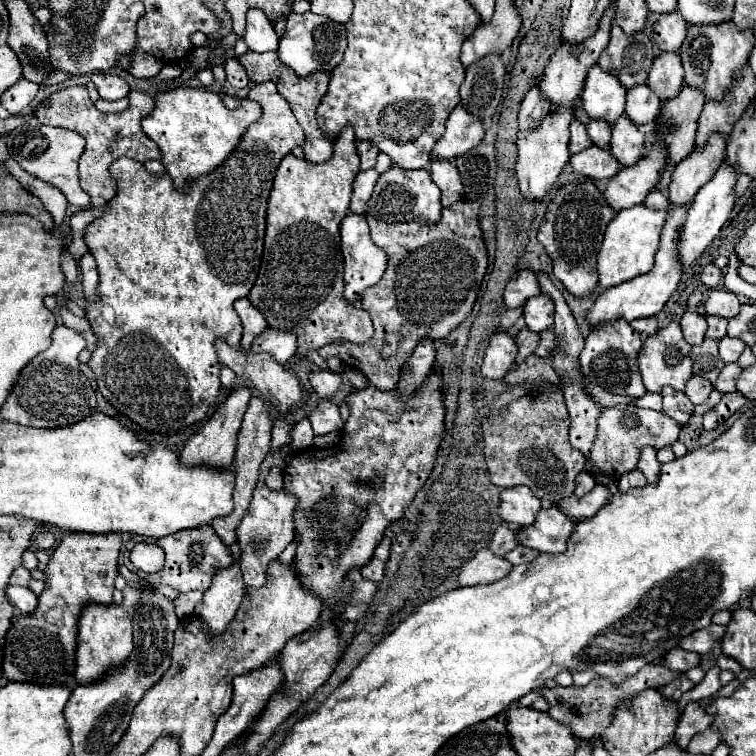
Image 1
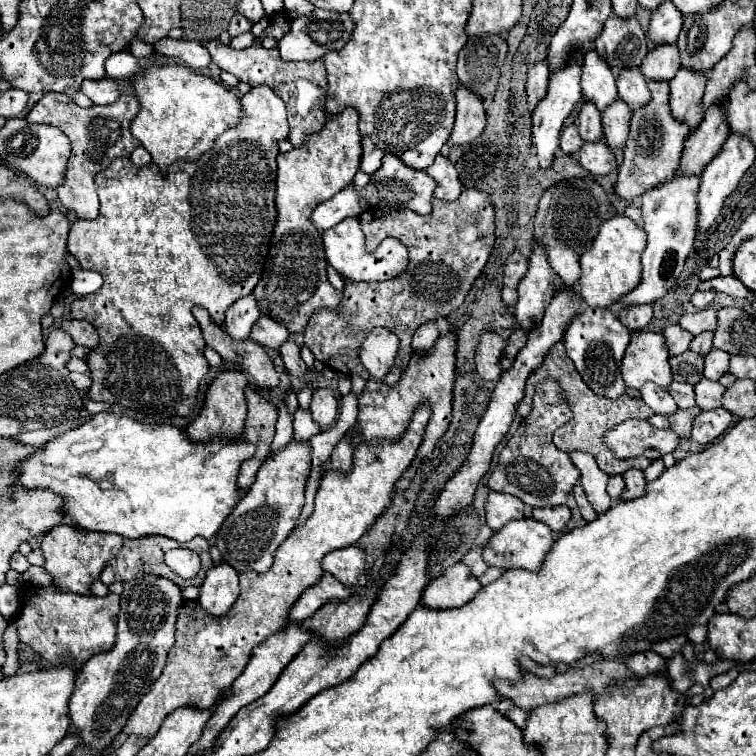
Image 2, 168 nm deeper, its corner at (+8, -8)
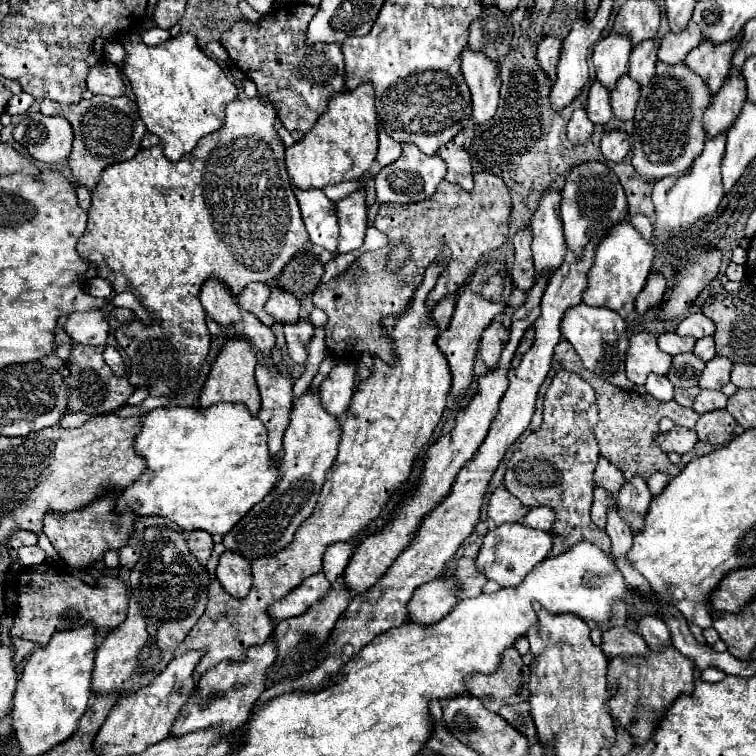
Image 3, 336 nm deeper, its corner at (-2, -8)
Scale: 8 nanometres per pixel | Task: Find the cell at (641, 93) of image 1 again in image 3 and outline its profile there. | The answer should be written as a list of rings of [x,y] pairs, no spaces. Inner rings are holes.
[[[646,39],[644,43],[638,43],[630,53],[630,71],[628,75],[636,79],[640,85],[648,85],[654,77],[656,67],[656,51],[658,51],[658,39]]]

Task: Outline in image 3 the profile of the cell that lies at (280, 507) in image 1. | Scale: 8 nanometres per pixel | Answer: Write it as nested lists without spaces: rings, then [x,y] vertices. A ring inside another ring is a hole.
[[[308,389],[302,397],[294,399],[290,411],[290,425],[284,433],[284,449],[280,457],[282,479],[278,485],[240,519],[240,523],[224,535],[224,547],[236,551],[250,561],[282,551],[292,543],[292,537],[302,521],[306,521],[318,501],[318,493],[324,483],[326,471],[332,467],[340,445],[340,423],[334,415],[328,415],[320,403],[320,393]]]

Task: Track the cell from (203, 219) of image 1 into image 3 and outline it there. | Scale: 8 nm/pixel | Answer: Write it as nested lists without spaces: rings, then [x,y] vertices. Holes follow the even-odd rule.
[[[254,97],[254,99],[234,99],[232,103],[228,103],[226,111],[224,111],[224,125],[220,127],[220,131],[212,133],[212,135],[206,135],[204,139],[200,139],[200,143],[192,149],[192,153],[184,155],[184,159],[172,163],[164,157],[162,153],[162,147],[160,145],[154,145],[150,149],[140,149],[136,153],[136,157],[132,157],[130,161],[122,161],[122,163],[116,163],[112,167],[106,167],[102,171],[102,177],[100,177],[100,183],[96,185],[96,189],[92,191],[92,203],[90,203],[90,209],[88,209],[88,227],[86,227],[86,233],[80,237],[78,241],[78,253],[88,259],[96,269],[98,269],[98,275],[108,279],[112,285],[114,285],[114,291],[116,293],[124,293],[124,291],[130,291],[130,293],[136,293],[138,299],[144,301],[144,307],[148,309],[148,313],[152,315],[154,323],[150,327],[144,327],[138,319],[134,319],[132,323],[128,325],[122,325],[118,331],[116,331],[116,341],[120,343],[120,347],[126,351],[130,363],[128,363],[128,375],[130,375],[130,383],[134,387],[142,387],[142,385],[148,385],[150,387],[150,395],[170,395],[172,389],[176,389],[180,385],[182,379],[194,379],[196,377],[196,371],[200,369],[202,361],[206,359],[208,355],[208,347],[210,347],[210,331],[206,327],[206,313],[202,309],[202,303],[198,299],[200,295],[200,287],[206,279],[210,277],[218,277],[222,279],[228,289],[238,295],[248,283],[252,281],[272,281],[278,277],[278,273],[284,269],[284,265],[306,245],[308,241],[308,233],[304,229],[304,223],[300,219],[300,207],[296,203],[296,195],[292,191],[292,185],[290,185],[290,177],[288,177],[288,171],[286,171],[286,165],[284,165],[284,143],[280,141],[280,135],[276,133],[274,129],[274,119],[276,119],[278,111],[276,107],[272,105],[270,99],[260,99],[260,97]]]

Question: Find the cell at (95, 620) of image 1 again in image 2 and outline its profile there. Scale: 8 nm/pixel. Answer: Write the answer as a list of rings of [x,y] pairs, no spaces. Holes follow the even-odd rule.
[[[54,587],[24,589],[22,611],[16,619],[20,641],[30,645],[52,665],[84,665],[92,655],[110,651],[116,643],[116,615],[120,609],[120,597],[108,593],[108,597],[76,595],[56,591]]]

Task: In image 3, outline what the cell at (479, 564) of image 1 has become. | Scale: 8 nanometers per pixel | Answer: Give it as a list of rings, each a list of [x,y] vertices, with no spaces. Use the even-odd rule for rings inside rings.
[[[438,577],[418,587],[408,601],[408,621],[432,625],[446,617],[458,603],[458,587],[450,577]]]

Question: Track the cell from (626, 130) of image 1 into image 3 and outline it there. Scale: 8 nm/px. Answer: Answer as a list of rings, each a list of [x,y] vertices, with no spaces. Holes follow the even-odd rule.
[[[630,75],[620,77],[620,83],[616,83],[616,87],[610,91],[610,105],[614,115],[620,121],[632,119],[638,97],[640,97],[640,85]]]

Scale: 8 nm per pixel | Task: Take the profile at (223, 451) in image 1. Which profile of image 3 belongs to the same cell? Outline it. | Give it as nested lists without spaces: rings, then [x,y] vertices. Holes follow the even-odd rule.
[[[228,339],[218,357],[212,363],[212,369],[206,377],[206,383],[200,391],[200,407],[210,407],[216,401],[232,401],[232,403],[244,403],[252,413],[258,413],[260,409],[260,393],[256,387],[256,379],[254,379],[254,367],[256,367],[258,359],[256,353],[252,351],[250,343],[246,339]]]

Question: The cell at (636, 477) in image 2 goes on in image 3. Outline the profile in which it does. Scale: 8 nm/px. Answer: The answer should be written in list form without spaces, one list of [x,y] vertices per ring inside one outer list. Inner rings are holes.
[[[638,475],[620,489],[620,493],[618,493],[620,517],[624,519],[624,523],[628,523],[628,527],[634,533],[642,531],[642,527],[644,527],[644,515],[648,513],[650,501],[652,501],[652,497],[650,497],[648,485]]]

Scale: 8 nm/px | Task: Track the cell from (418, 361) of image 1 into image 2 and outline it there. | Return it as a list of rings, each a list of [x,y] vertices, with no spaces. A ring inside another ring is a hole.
[[[426,323],[426,325],[420,325],[418,331],[414,333],[412,337],[412,349],[414,351],[430,351],[434,347],[438,339],[438,329],[436,329],[436,323]]]

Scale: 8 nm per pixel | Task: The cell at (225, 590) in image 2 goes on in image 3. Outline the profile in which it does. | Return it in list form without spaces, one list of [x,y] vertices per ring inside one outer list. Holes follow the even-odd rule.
[[[224,551],[220,555],[220,563],[216,567],[216,577],[222,583],[224,591],[232,597],[246,597],[252,585],[252,571],[250,561],[244,555],[236,555],[234,551]]]

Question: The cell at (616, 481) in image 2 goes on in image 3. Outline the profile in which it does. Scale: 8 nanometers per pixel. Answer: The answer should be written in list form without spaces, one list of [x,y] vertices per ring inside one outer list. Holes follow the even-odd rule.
[[[600,457],[596,471],[594,471],[594,485],[616,495],[620,491],[620,487],[624,485],[624,475],[618,467],[612,467],[612,463],[608,459]]]

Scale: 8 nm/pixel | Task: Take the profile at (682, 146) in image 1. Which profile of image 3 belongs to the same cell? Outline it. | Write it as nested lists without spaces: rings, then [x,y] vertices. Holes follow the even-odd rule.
[[[740,31],[740,35],[736,35],[736,39],[732,39],[732,43],[716,45],[716,43],[708,43],[708,39],[702,39],[700,45],[688,53],[684,63],[706,81],[712,95],[726,81],[726,77],[730,73],[732,55],[736,53],[740,39],[742,39],[742,31]]]

